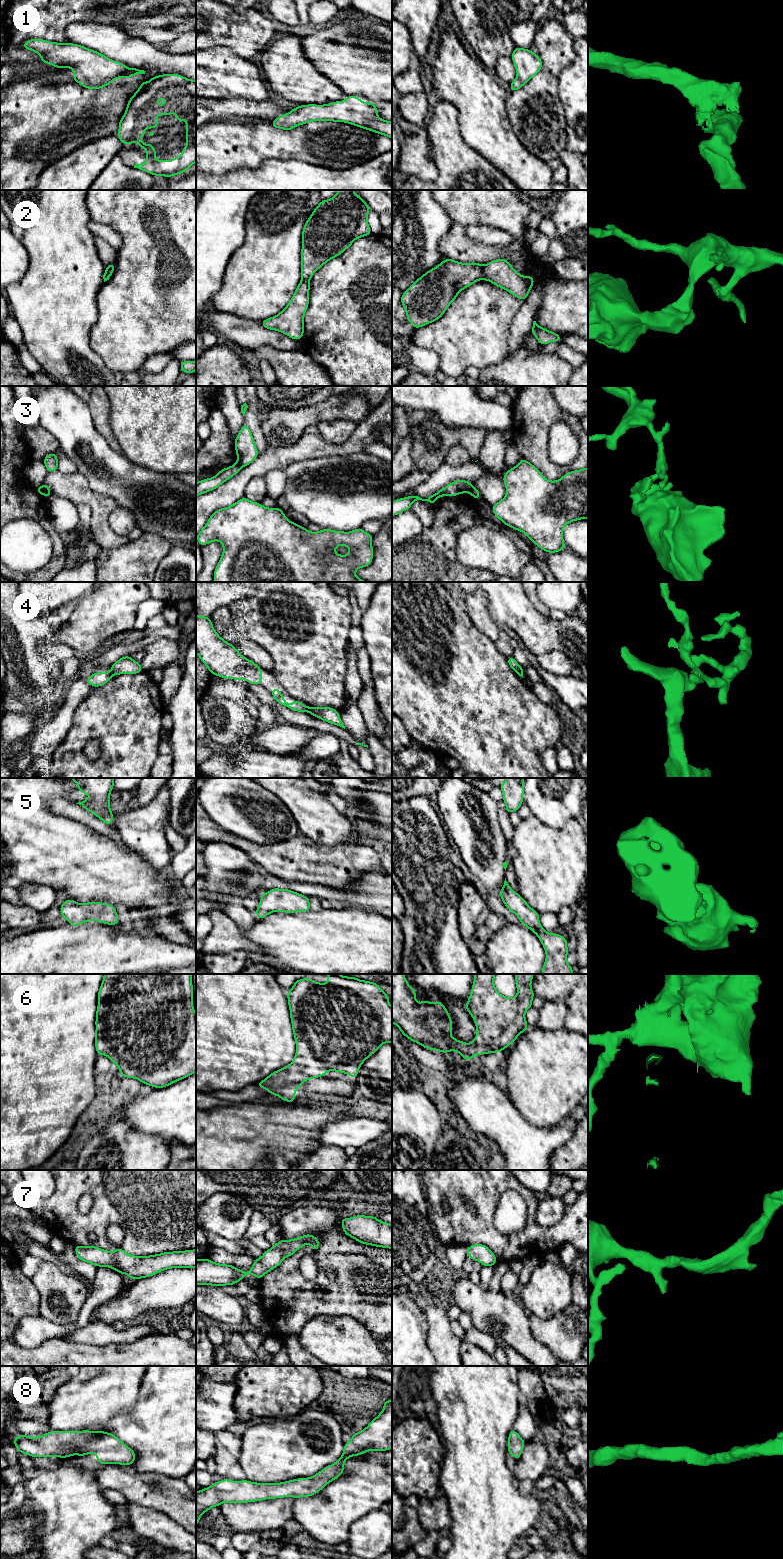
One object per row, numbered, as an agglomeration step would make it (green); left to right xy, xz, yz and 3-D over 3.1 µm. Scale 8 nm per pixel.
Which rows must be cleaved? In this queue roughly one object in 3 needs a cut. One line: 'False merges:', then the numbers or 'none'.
False merges: 2, 3, 4, 6

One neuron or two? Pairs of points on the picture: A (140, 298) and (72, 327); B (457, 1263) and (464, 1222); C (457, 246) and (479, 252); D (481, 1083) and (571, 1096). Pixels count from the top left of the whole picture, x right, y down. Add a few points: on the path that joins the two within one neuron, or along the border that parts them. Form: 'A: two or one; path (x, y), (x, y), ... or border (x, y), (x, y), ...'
A: two; border (98, 292), (97, 321), (90, 329), (89, 338)
B: two; border (466, 1246), (451, 1244), (446, 1247)
C: one; path (462, 248), (474, 252)
D: two; border (506, 1090), (509, 1099), (519, 1110)

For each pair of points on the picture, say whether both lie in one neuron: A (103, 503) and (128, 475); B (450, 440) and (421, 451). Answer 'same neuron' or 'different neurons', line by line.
A: different neurons
B: same neuron

